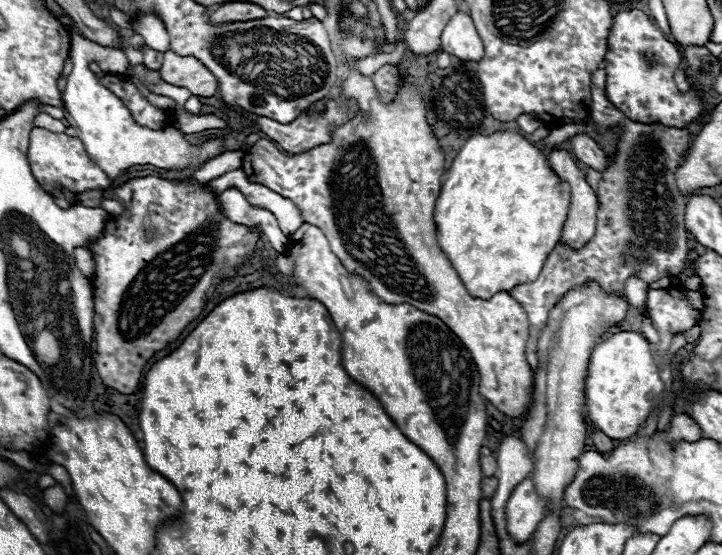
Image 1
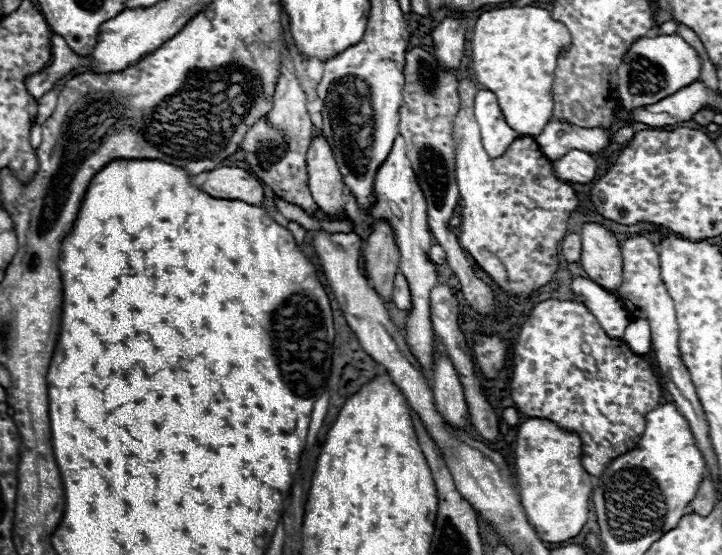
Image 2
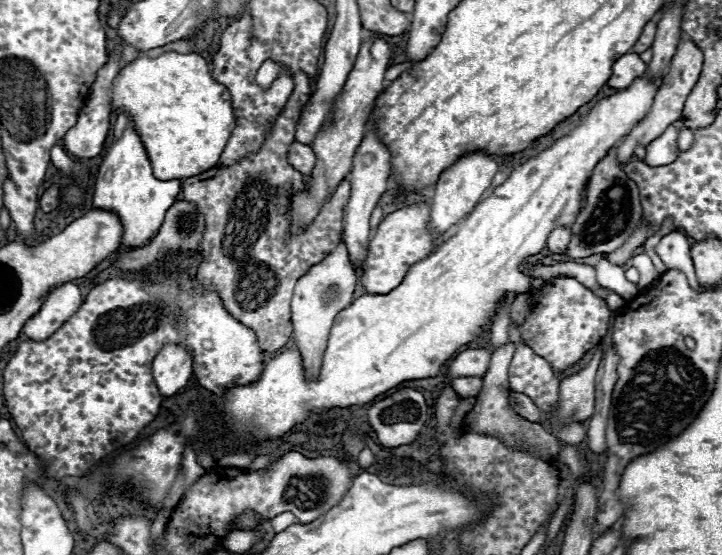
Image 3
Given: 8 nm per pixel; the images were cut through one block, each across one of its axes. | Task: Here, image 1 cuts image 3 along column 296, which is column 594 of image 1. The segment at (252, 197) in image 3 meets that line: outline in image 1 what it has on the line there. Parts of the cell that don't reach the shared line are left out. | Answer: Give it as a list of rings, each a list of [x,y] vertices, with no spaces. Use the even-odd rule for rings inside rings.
[[[592,76],[592,106],[590,114],[598,130],[620,124],[622,136],[618,142],[618,156],[608,158],[608,170],[596,172],[584,168],[586,180],[598,196],[598,222],[594,238],[580,250],[572,250],[566,244],[556,244],[548,256],[540,276],[534,282],[518,284],[512,288],[512,296],[524,306],[530,322],[530,338],[526,344],[526,358],[532,370],[538,368],[536,344],[538,334],[548,320],[552,306],[574,286],[584,282],[598,282],[602,288],[624,296],[624,282],[628,276],[638,276],[646,284],[658,280],[664,274],[682,274],[688,258],[688,230],[684,226],[686,200],[676,192],[676,168],[690,146],[690,134],[686,128],[666,128],[662,124],[640,124],[628,120],[608,98],[602,82],[594,82]]]

